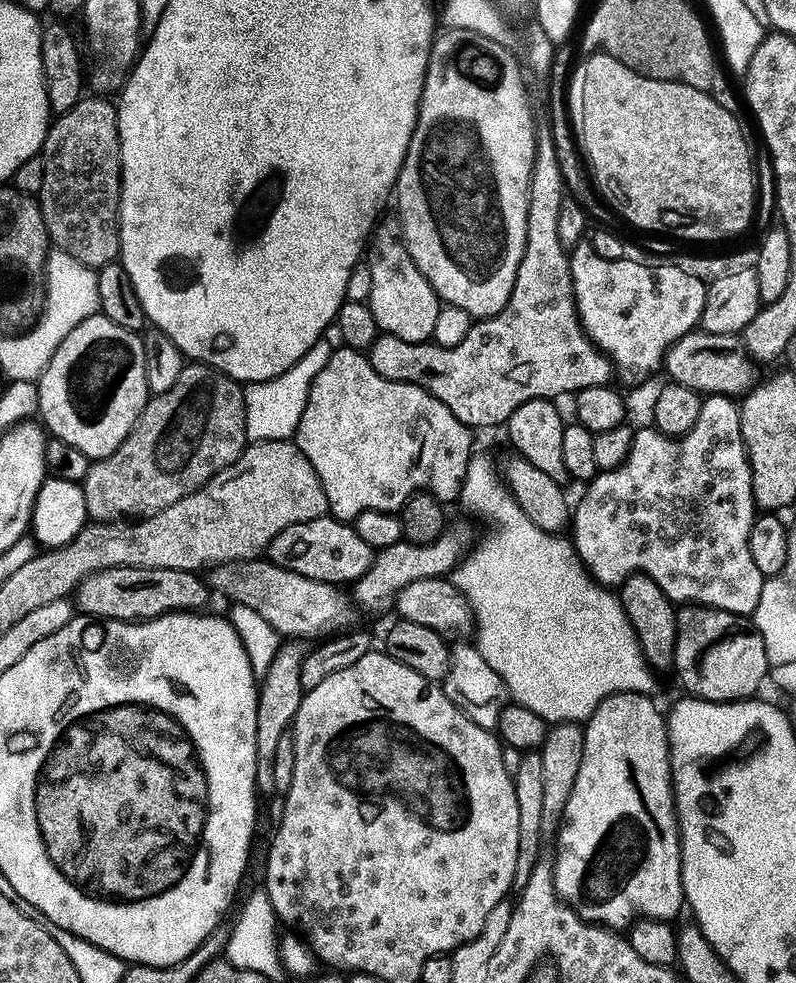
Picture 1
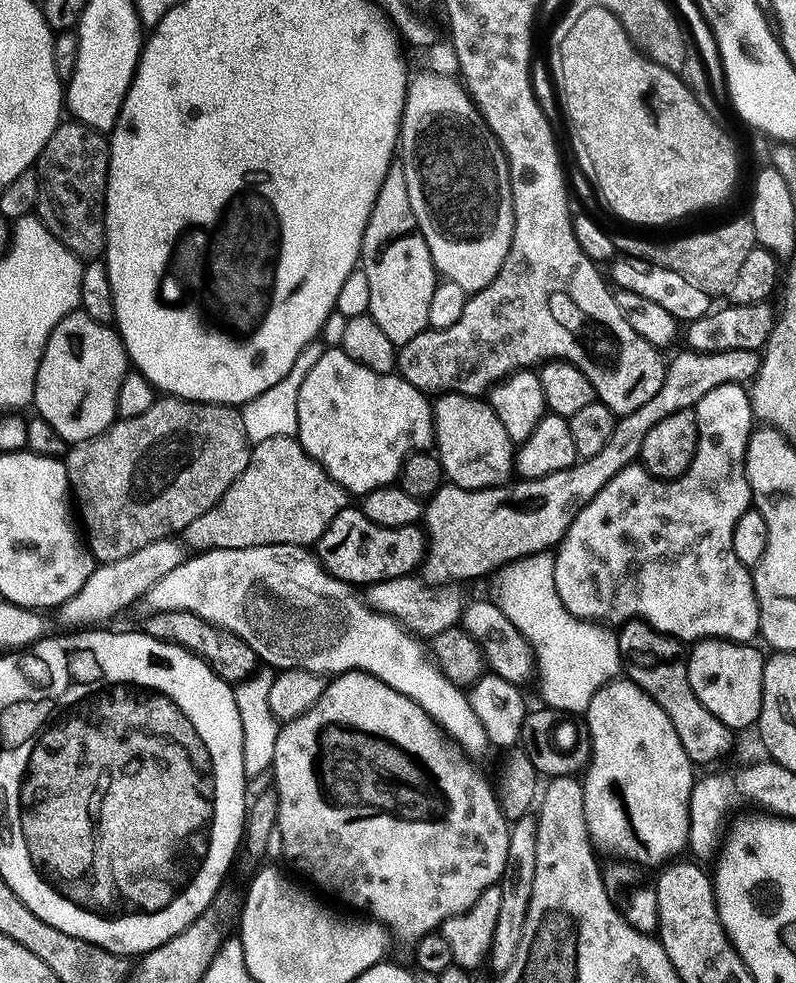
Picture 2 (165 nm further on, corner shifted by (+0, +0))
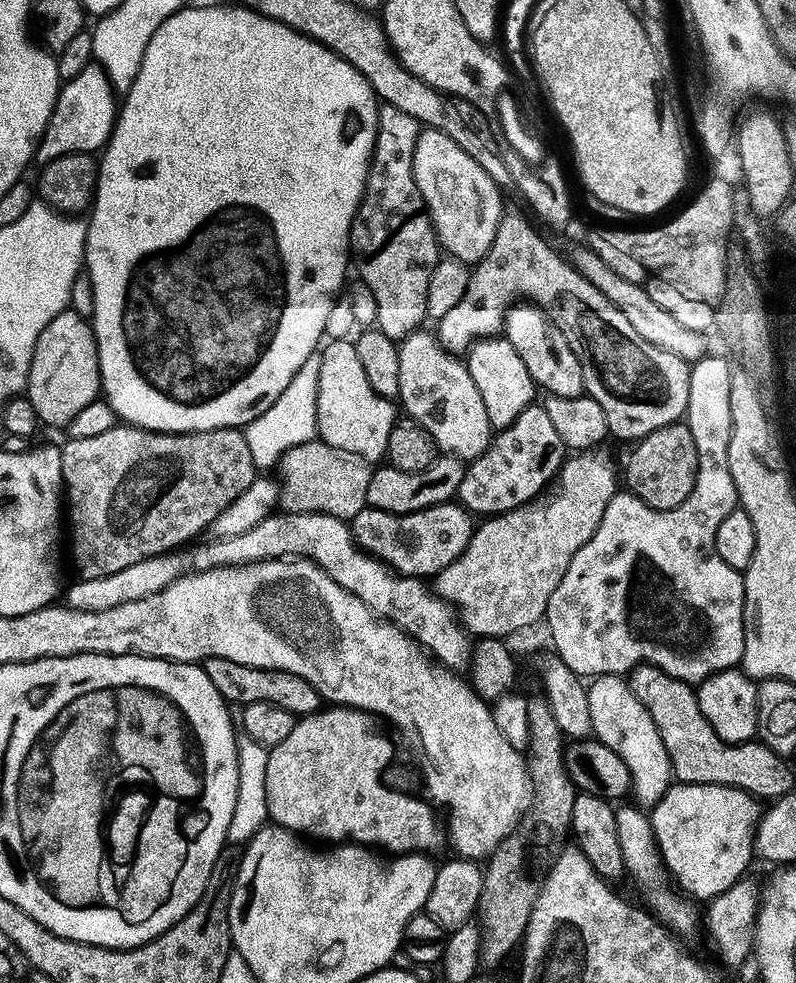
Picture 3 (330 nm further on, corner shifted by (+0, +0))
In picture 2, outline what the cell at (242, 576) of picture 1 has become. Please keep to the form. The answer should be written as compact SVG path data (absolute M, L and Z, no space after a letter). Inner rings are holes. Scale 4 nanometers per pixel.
M415 575L399 576L367 585L366 599L369 606L383 616L393 616L413 636L431 638L442 634L442 630L450 630L461 623L466 599L464 600L463 594L456 588L459 587L425 584L423 579Z

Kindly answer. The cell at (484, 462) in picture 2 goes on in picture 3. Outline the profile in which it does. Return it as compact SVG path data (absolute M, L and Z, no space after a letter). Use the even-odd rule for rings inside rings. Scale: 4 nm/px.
M419 328L410 333L399 343L398 354L398 397L399 403L404 403L403 411L415 419L430 432L433 442L441 453L457 456L459 460L471 462L477 460L492 441L494 429L486 414L486 405L482 403L482 394L478 394L478 386L474 386L474 378L470 378L467 363L459 355L448 352L441 346L433 331Z

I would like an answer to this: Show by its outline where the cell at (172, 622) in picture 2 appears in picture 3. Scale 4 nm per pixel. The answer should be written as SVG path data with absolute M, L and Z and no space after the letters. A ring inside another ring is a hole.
M213 656L203 661L202 667L206 678L214 682L214 690L218 690L218 694L222 694L224 701L232 706L268 703L271 707L283 709L295 716L319 711L322 706L320 692L314 690L314 686L300 675L290 674L289 671L242 666L242 662L230 662L230 658L214 658Z

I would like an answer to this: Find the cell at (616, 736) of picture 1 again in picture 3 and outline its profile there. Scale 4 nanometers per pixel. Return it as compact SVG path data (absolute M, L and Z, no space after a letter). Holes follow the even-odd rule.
M597 676L587 685L590 702L590 722L595 739L601 740L610 750L614 750L626 762L632 779L633 797L637 796L644 806L655 806L666 794L669 784L673 783L672 763L666 754L666 746L662 746L662 738L658 734L658 726L654 726L654 718L638 702L624 676Z

